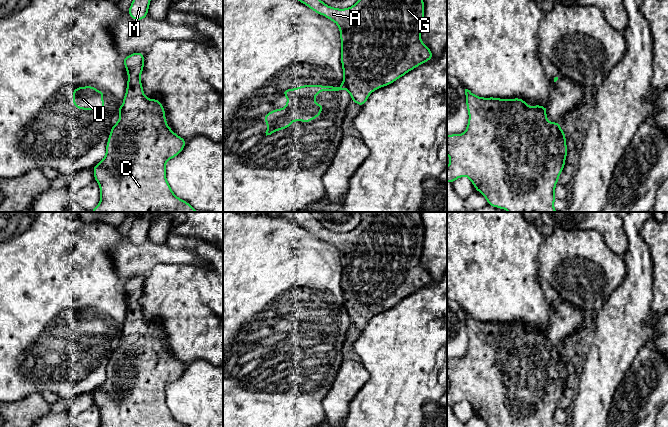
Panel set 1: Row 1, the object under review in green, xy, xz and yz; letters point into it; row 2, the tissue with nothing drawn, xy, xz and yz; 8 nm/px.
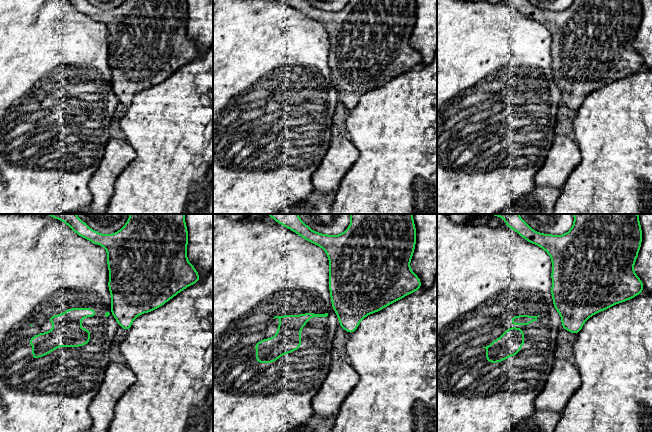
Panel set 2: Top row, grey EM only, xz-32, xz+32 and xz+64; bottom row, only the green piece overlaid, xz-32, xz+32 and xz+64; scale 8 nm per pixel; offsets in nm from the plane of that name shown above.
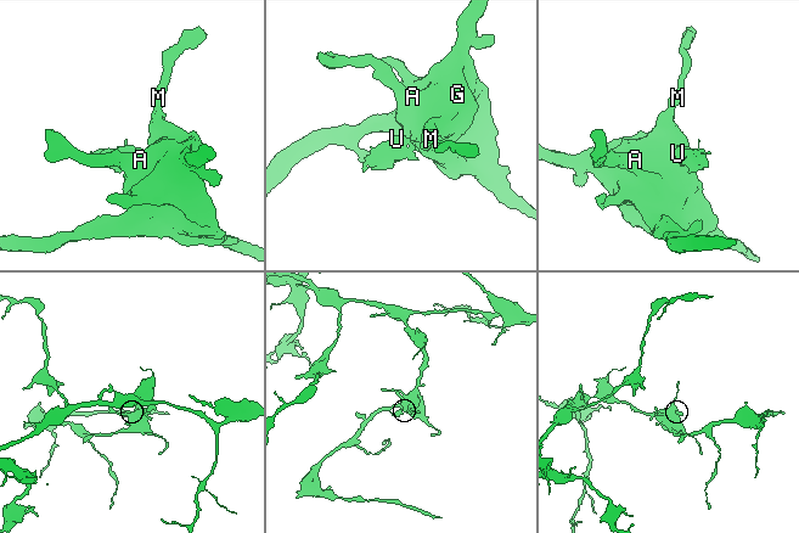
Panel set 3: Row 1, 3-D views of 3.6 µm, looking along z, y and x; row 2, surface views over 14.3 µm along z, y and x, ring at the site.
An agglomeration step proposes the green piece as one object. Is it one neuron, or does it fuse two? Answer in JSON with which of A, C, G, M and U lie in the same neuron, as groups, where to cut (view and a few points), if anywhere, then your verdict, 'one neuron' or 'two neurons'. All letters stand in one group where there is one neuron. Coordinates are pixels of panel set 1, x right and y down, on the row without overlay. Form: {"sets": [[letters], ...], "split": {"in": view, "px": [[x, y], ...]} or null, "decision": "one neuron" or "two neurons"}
{"sets": [["A", "C", "G", "M"], ["U"]], "split": {"in": "xz", "px": [[343, 306], [347, 312]]}, "decision": "two neurons"}

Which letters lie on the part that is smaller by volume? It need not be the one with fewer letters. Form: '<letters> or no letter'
U

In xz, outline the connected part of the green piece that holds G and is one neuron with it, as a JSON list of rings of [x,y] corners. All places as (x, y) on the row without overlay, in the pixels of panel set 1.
[[[309,212],[278,213],[338,249],[343,307],[351,324],[361,331],[373,315],[394,307],[409,295],[433,283],[429,271],[421,264],[424,244],[421,212],[362,212],[359,225],[345,233],[326,229]]]

